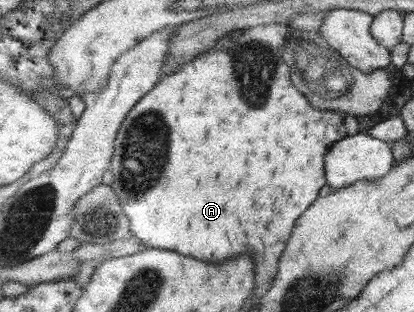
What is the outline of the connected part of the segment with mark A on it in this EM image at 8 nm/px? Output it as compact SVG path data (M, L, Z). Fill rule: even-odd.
M289 22L259 24L227 34L223 40L219 40L219 44L215 48L209 52L203 52L201 56L197 56L197 59L185 64L182 71L166 75L127 117L119 132L116 144L115 173L117 173L117 183L115 183L115 190L119 192L121 202L125 203L125 212L133 220L133 235L139 236L147 244L147 247L173 249L173 251L181 251L185 255L195 255L195 257L199 253L199 259L215 259L209 263L223 263L223 259L233 259L239 253L253 251L259 259L257 261L259 263L259 291L257 291L257 295L265 295L271 289L275 275L279 271L281 255L285 253L287 243L290 242L299 219L321 197L321 189L329 184L327 155L335 143L361 133L361 121L359 121L358 115L343 110L333 111L315 107L309 96L297 89L293 78L294 69L283 56L293 29Z

